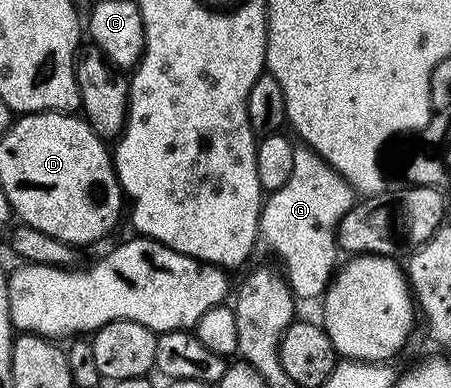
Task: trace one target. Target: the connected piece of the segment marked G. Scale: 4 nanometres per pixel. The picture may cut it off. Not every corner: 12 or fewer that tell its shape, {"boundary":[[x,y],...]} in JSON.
{"boundary":[[305,145],[262,204],[295,298],[325,294],[356,192]]}

